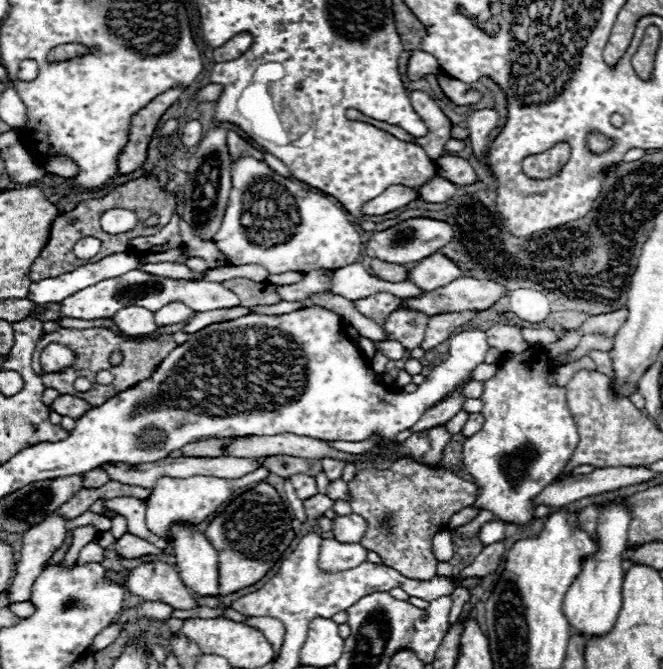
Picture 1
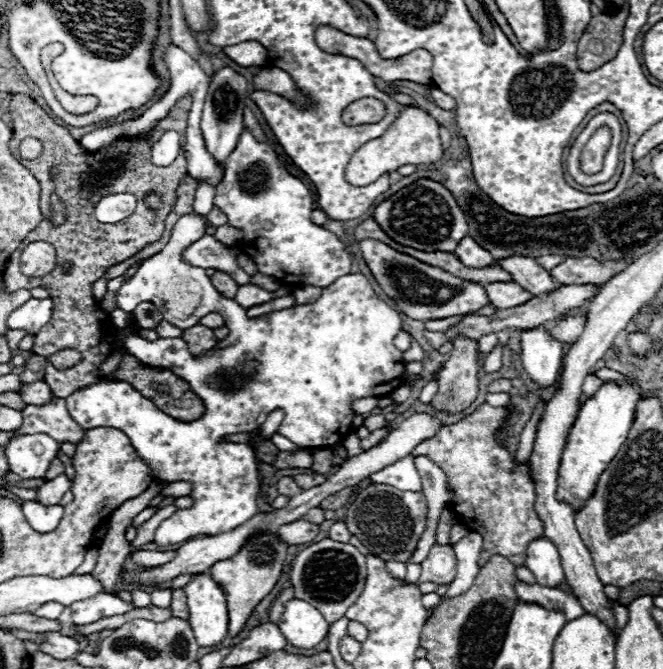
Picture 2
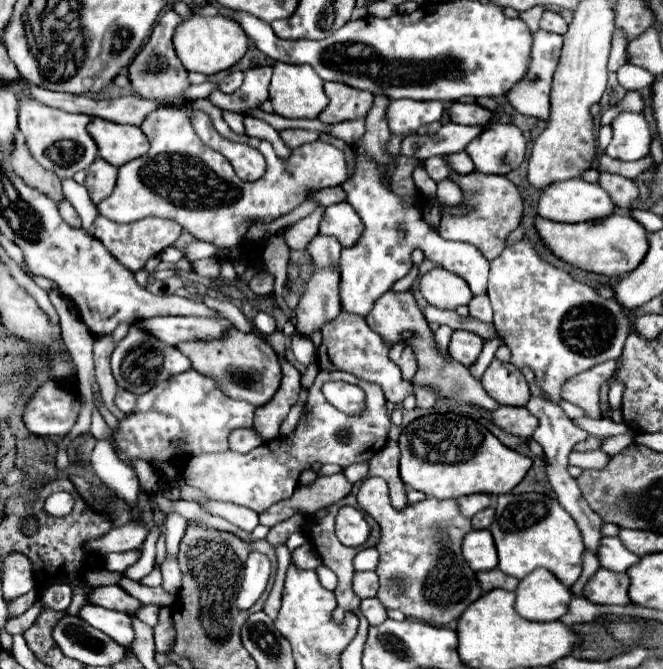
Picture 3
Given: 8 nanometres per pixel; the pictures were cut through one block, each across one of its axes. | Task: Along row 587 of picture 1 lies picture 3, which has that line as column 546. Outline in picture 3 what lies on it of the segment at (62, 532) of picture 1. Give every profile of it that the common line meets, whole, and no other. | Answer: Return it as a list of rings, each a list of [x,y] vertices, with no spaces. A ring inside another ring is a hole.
[[[546,10],[546,12],[544,12],[544,16],[542,16],[542,20],[540,20],[540,28],[542,28],[542,30],[546,30],[546,32],[566,34],[566,30],[568,30],[568,24],[564,22],[564,18],[562,18],[560,14]]]

